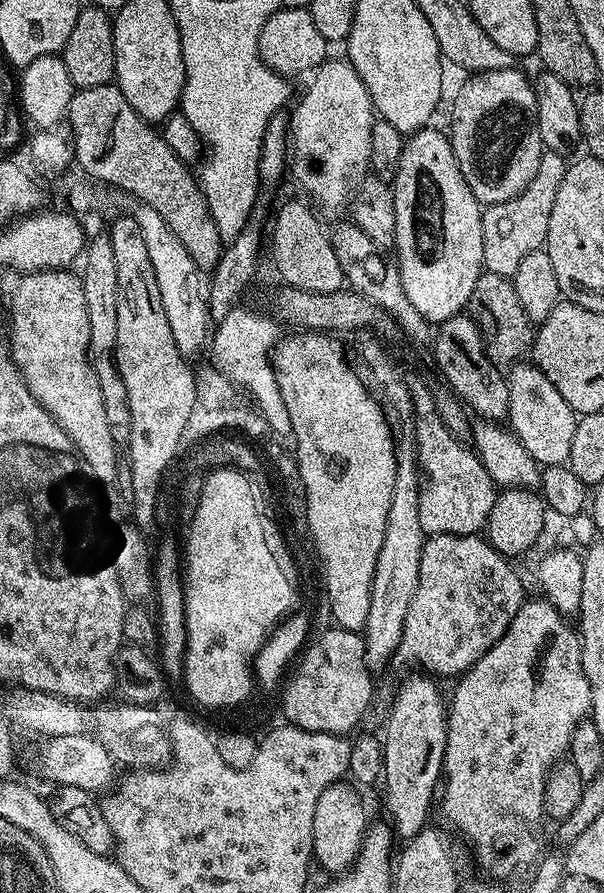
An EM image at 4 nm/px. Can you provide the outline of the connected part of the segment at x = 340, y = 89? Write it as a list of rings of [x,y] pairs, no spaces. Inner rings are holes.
[[[329,58],[325,60],[319,68],[315,69],[312,78],[312,85],[309,86],[308,93],[301,98],[296,113],[290,116],[290,156],[294,164],[296,160],[296,176],[300,179],[301,186],[306,191],[312,192],[313,198],[322,207],[336,212],[339,208],[347,209],[349,207],[349,196],[353,193],[357,182],[369,171],[372,163],[370,134],[372,124],[378,116],[372,106],[370,90],[366,90],[362,78],[347,59]]]

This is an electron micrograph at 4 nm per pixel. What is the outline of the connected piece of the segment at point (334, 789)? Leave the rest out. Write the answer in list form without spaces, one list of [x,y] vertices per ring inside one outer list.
[[[337,782],[326,786],[318,798],[318,806],[314,806],[314,834],[312,835],[312,854],[317,865],[321,864],[328,874],[343,874],[352,867],[362,846],[364,831],[368,828],[370,817],[364,809],[364,800],[360,797],[361,789],[352,782]]]

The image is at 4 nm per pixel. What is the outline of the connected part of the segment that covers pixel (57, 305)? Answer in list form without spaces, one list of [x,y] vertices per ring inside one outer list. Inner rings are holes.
[[[49,270],[21,275],[12,292],[12,357],[14,365],[32,397],[49,412],[72,439],[72,447],[88,465],[89,472],[104,486],[116,481],[121,457],[116,457],[116,444],[112,423],[106,418],[106,406],[102,402],[102,390],[98,390],[98,378],[92,369],[88,354],[90,342],[90,318],[86,314],[84,282],[72,270]]]

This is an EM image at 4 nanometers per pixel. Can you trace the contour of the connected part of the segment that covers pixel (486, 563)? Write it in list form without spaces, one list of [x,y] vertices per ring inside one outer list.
[[[483,535],[428,536],[422,550],[422,566],[418,570],[418,590],[414,590],[414,602],[410,602],[410,610],[406,610],[406,622],[395,659],[404,664],[421,664],[425,673],[437,677],[456,678],[467,672],[490,646],[494,646],[494,642],[498,642],[525,602],[524,584],[508,564],[511,564],[509,557],[493,548]]]

